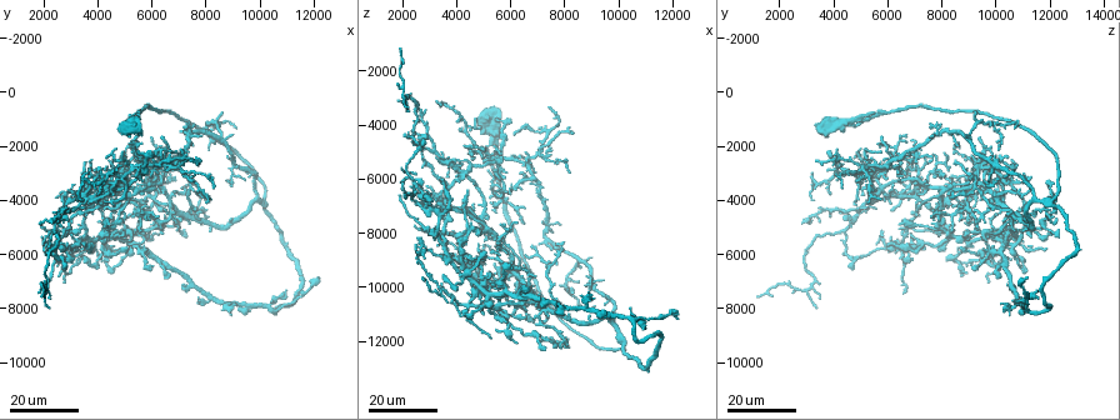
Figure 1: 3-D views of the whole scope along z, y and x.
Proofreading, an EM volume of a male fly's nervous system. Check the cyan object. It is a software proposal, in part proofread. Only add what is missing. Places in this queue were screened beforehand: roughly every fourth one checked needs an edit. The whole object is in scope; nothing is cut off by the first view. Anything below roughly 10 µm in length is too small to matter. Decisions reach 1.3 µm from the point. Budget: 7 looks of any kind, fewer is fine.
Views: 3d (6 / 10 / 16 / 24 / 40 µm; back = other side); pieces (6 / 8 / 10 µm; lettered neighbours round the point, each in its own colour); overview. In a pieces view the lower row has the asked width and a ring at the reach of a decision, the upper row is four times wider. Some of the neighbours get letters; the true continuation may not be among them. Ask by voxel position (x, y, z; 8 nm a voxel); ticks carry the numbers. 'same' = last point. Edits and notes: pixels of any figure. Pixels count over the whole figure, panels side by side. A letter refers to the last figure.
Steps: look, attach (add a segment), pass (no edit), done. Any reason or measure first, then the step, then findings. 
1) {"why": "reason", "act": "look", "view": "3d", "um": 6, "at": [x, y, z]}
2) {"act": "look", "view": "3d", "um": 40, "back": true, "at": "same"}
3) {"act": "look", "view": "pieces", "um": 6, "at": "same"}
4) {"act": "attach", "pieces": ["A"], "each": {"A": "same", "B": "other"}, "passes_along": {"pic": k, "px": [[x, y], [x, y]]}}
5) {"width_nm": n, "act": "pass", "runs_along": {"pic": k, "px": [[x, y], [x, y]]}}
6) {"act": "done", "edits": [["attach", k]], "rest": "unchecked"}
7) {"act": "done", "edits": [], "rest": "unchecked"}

{"why": "an open end", "act": "look", "view": "3d", "um": 16, "at": [6400, 1600, 5800]}

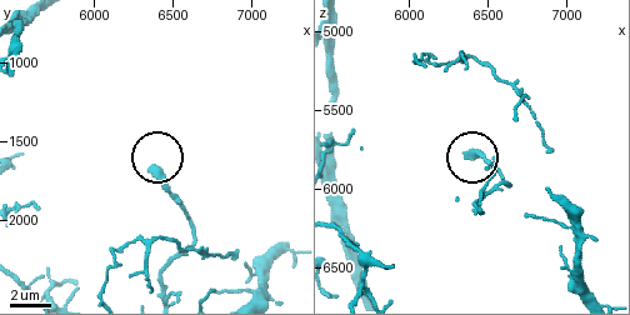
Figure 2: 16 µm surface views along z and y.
{"act": "look", "view": "pieces", "um": 6, "at": [6360, 1660, 5780]}

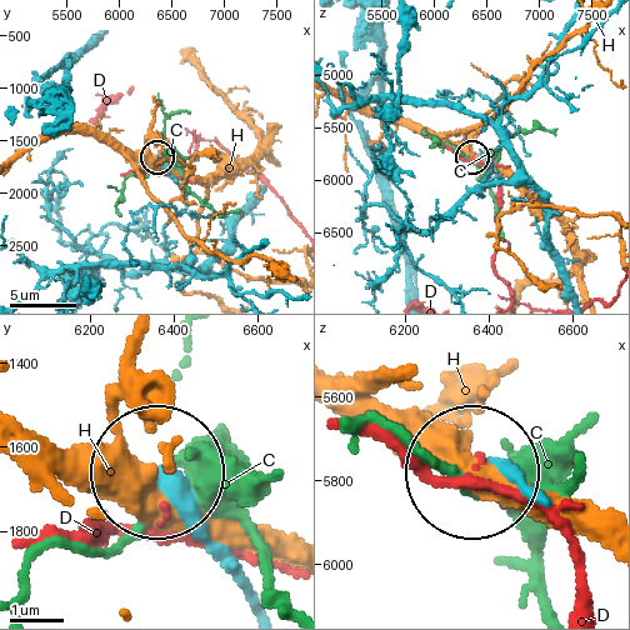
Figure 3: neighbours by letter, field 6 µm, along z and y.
{"act": "pass", "each": {"C": "other", "D": "other", "H": "other"}, "found": "none of them fits"}

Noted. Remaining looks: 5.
{"why": "branch stops here", "act": "look", "view": "3d", "um": 16, "at": [6900, 2600, 8500]}

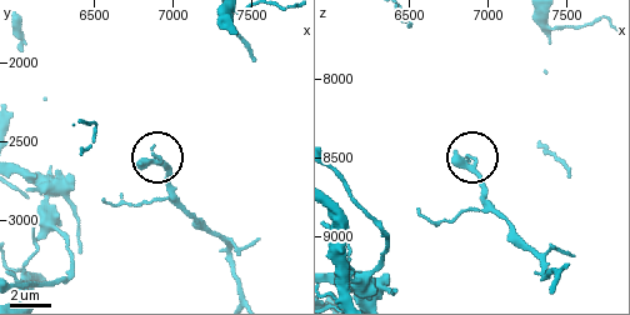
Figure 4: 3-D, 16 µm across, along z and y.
{"why": "what lies round it", "act": "look", "view": "pieces", "um": 10, "at": [6800, 2640, 8500]}

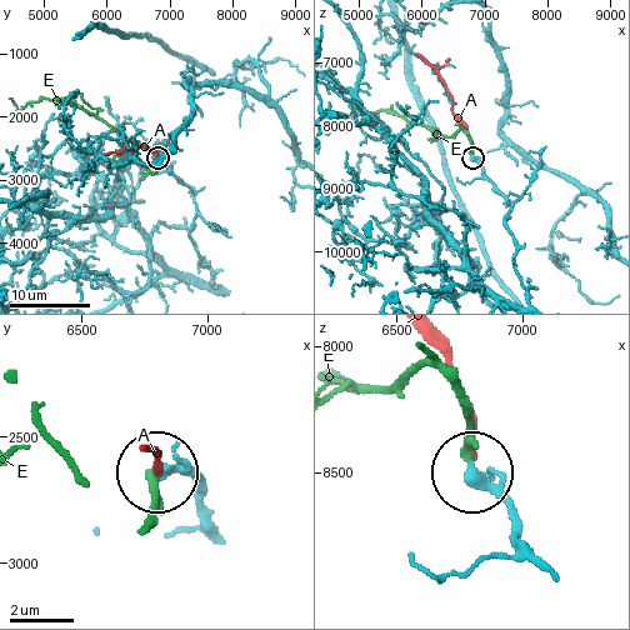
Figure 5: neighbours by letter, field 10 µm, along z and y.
{"act": "attach", "pieces": ["E"], "each": {"A": "other", "E": "same"}, "passes_along": {"pic": 5, "px": [[211, 514], [195, 479], [155, 476], [144, 516]]}, "found": "the cell continues"}

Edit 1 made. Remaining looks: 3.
{"why": "branch stops here", "act": "look", "view": "3d", "um": 16, "at": [6100, 1800, 9400]}

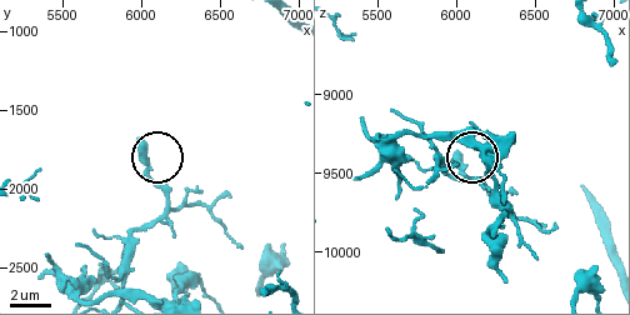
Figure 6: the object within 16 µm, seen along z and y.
{"act": "look", "view": "pieces", "um": 6, "at": [5980, 1700, 9400]}

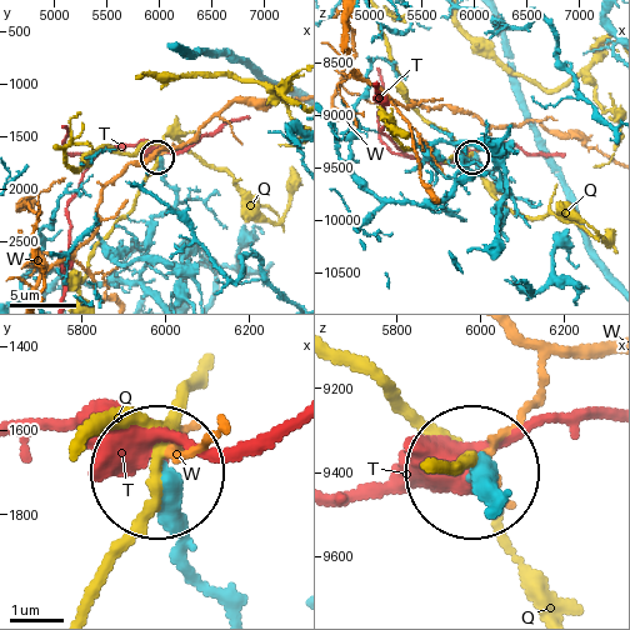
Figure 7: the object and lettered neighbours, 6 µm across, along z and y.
{"act": "pass", "each": {"Q": "other", "T": "other", "W": "other"}, "runs_along": {"pic": 7, "px": [[151, 291], [141, 278], [148, 228], [175, 200], [159, 158]]}, "found": "none of them fits"}

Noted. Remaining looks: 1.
{"act": "done", "edits": [["attach", 5]], "rest": "unchecked"}

